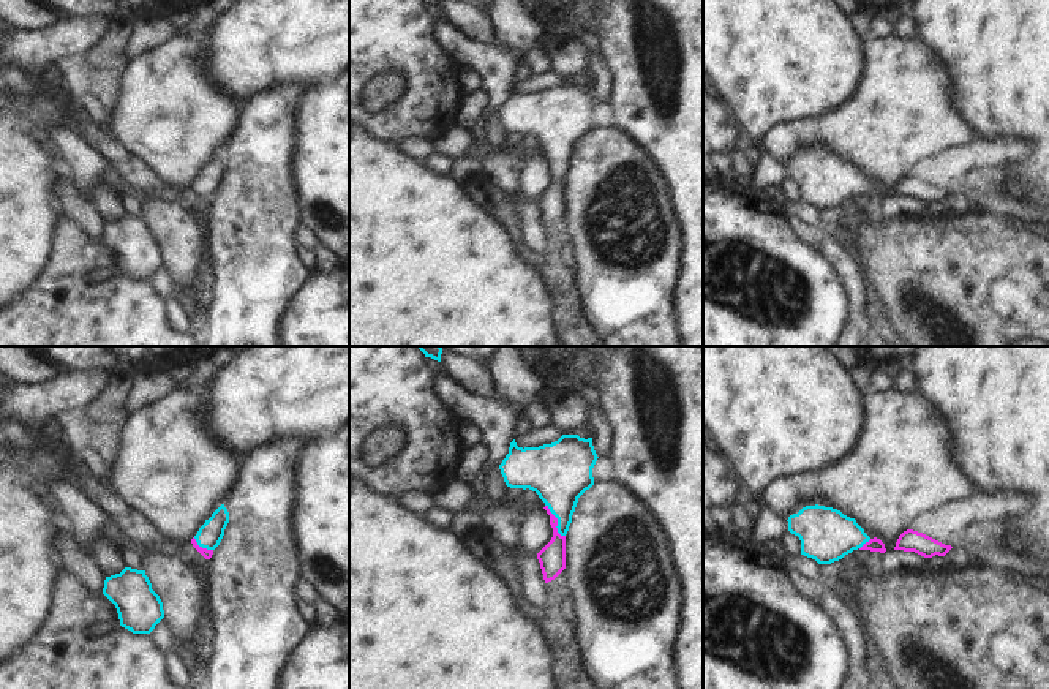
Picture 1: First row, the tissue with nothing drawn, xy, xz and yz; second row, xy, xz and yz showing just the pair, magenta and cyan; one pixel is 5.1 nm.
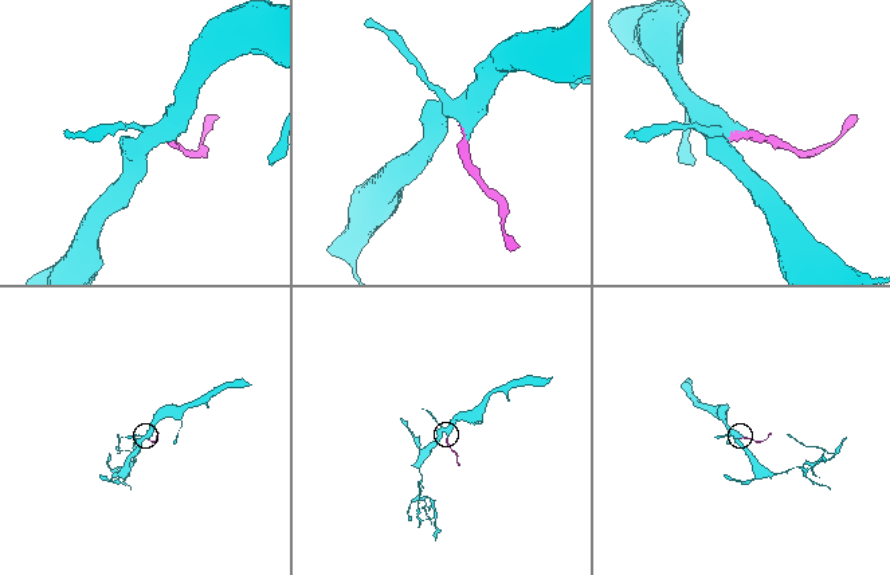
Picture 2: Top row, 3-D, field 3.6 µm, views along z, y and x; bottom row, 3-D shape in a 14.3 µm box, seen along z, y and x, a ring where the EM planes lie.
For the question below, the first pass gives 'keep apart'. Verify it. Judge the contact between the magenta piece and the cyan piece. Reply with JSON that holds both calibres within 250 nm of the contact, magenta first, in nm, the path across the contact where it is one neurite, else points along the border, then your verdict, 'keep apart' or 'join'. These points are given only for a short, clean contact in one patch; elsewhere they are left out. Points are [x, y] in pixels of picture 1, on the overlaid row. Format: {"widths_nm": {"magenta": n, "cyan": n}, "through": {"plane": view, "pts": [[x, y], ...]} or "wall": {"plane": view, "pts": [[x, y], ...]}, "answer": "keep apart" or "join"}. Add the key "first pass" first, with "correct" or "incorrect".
{"first pass": "incorrect", "widths_nm": {"magenta": 140, "cyan": 320}, "through": {"plane": "xz", "pts": [[552, 558], [556, 547], [556, 522], [560, 473]]}, "answer": "join"}

